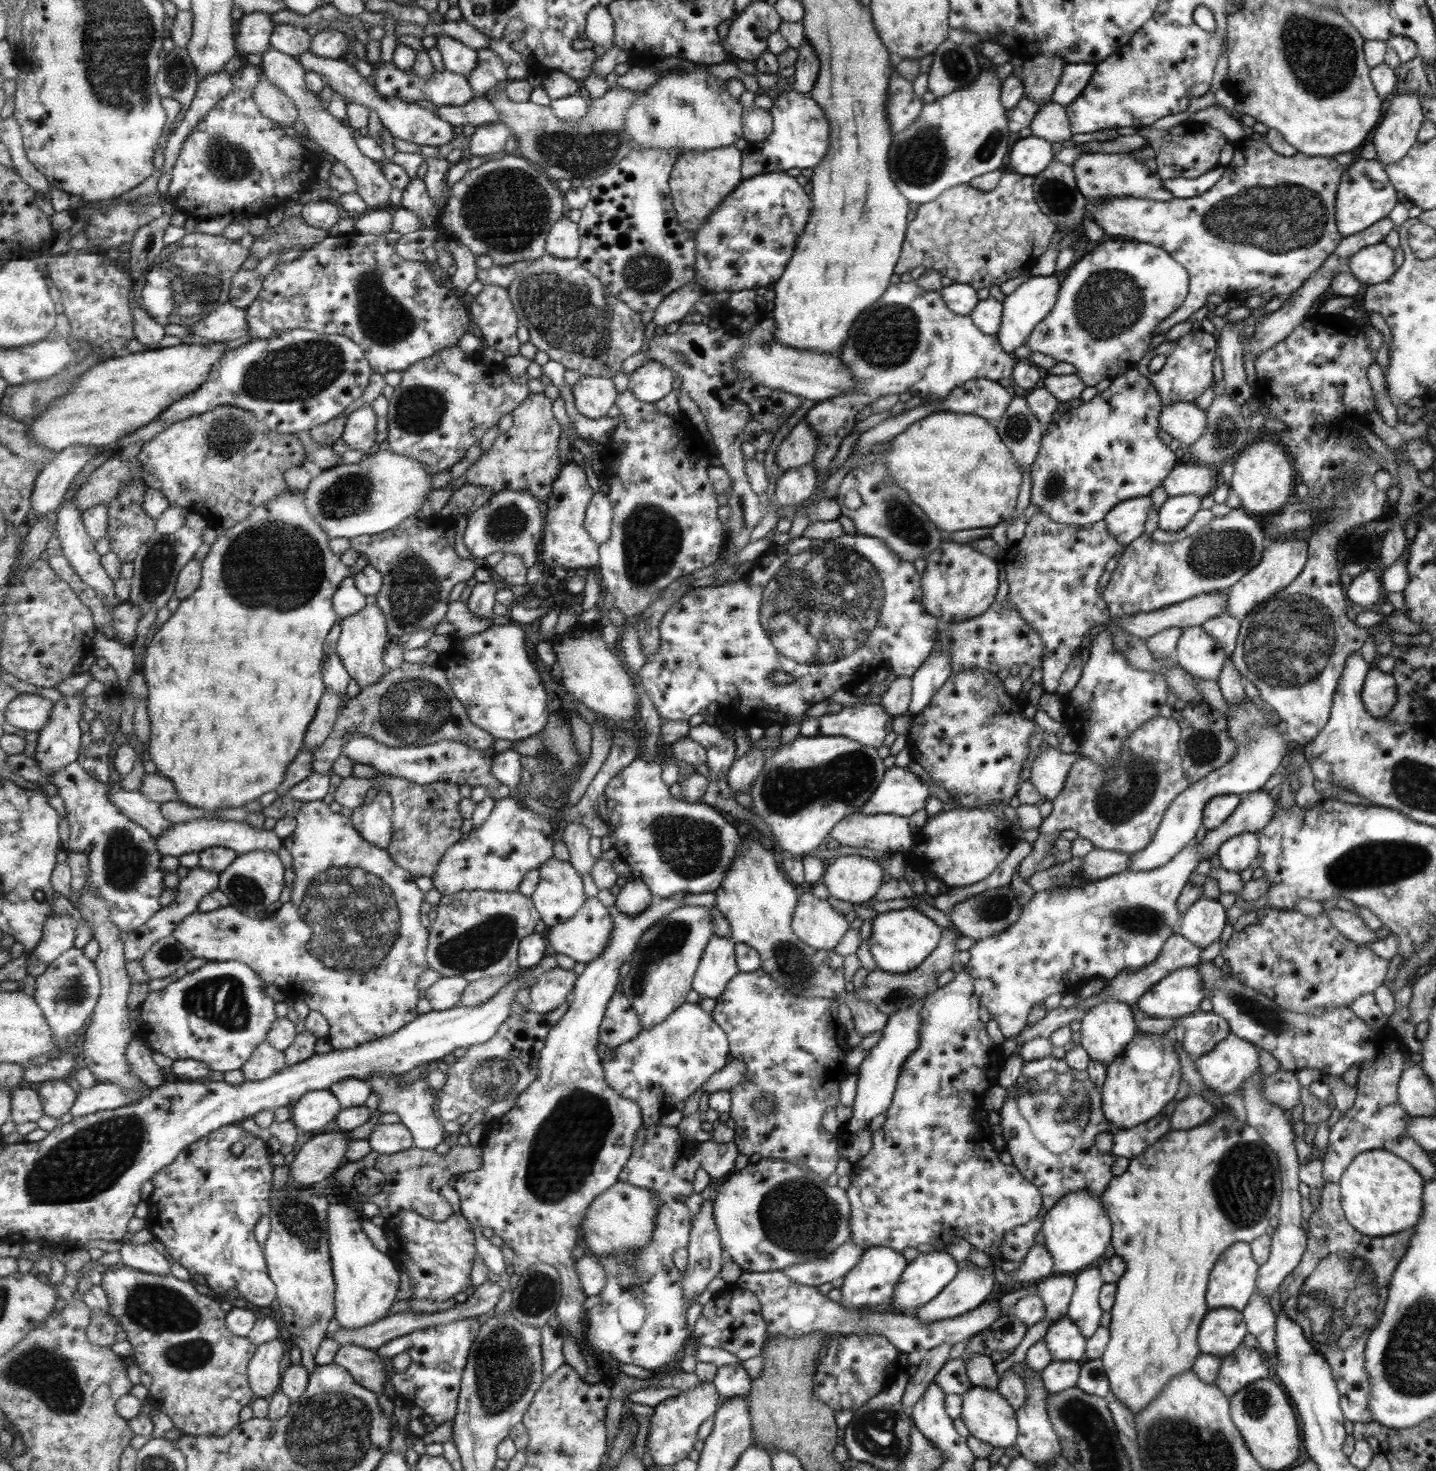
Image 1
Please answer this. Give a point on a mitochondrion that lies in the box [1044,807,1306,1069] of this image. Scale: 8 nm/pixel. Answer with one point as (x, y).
(1144, 920)

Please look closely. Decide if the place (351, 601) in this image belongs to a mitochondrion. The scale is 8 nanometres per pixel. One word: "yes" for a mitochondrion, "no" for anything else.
no

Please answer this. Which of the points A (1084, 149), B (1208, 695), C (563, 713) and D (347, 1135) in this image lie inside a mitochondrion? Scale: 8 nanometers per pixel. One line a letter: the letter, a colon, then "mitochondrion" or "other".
A: other
B: other
C: other
D: other

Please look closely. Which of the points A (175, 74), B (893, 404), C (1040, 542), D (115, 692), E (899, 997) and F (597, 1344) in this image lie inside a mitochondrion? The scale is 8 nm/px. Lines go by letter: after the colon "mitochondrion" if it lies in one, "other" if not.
A: mitochondrion
B: other
C: other
D: other
E: mitochondrion
F: other

